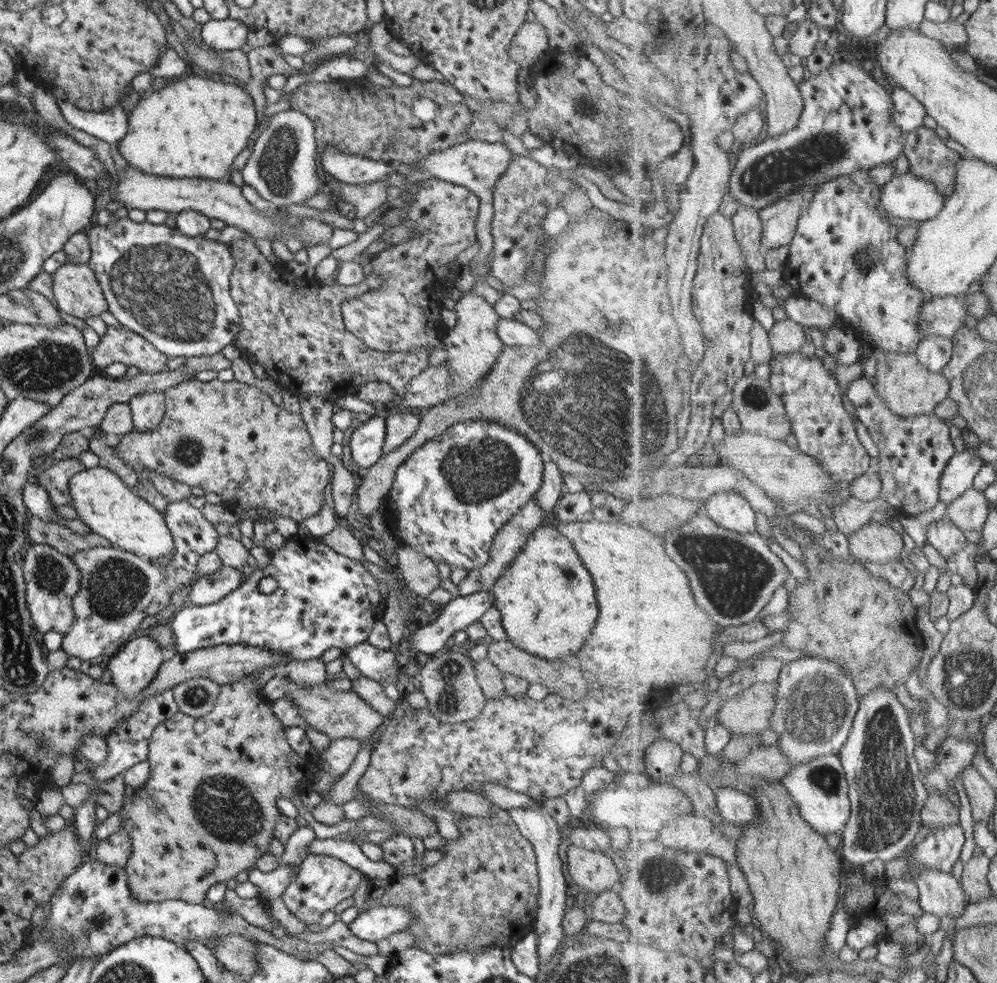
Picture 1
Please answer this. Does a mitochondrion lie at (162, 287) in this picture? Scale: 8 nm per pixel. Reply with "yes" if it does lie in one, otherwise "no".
yes

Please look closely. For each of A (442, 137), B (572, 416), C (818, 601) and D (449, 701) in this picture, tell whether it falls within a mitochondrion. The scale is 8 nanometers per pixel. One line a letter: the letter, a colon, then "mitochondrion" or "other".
A: other
B: mitochondrion
C: other
D: mitochondrion

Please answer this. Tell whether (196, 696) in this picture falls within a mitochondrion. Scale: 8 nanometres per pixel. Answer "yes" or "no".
yes

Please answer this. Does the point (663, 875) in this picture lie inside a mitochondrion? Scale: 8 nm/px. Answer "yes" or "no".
yes

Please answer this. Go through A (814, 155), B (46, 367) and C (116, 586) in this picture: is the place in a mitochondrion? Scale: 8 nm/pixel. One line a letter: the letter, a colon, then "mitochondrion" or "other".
A: mitochondrion
B: mitochondrion
C: mitochondrion

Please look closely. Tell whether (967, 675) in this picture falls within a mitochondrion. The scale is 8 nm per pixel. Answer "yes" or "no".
yes

